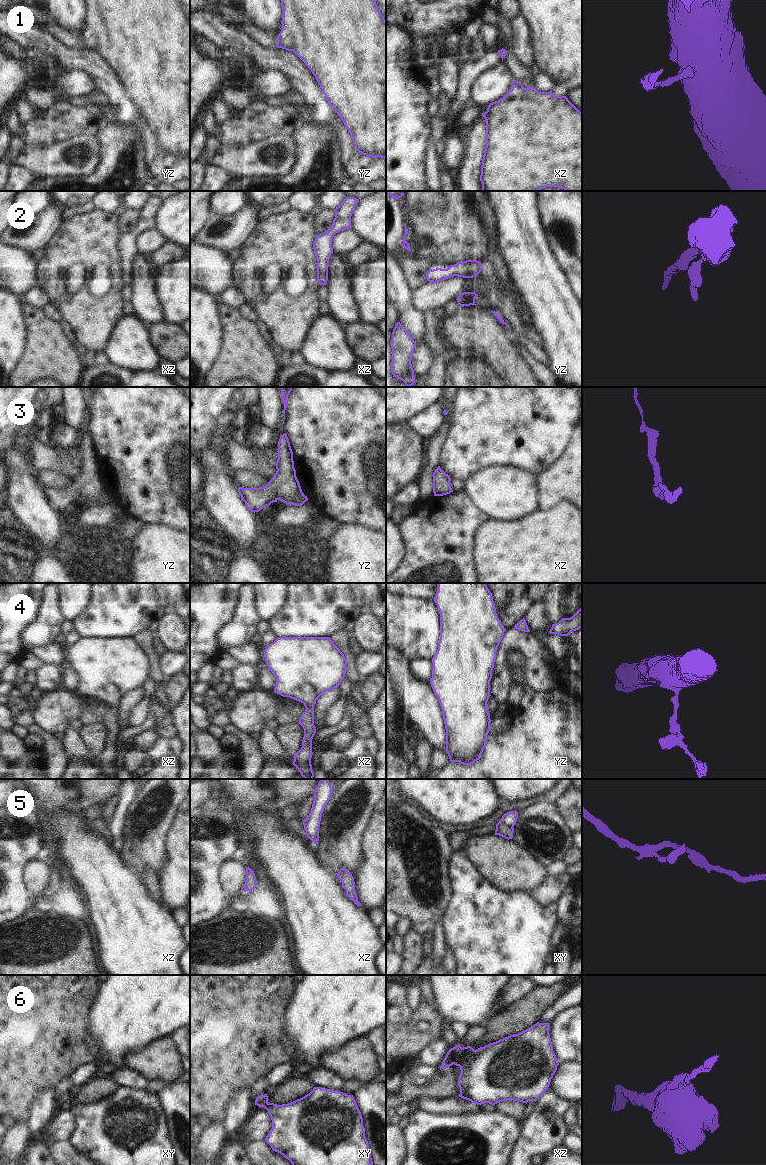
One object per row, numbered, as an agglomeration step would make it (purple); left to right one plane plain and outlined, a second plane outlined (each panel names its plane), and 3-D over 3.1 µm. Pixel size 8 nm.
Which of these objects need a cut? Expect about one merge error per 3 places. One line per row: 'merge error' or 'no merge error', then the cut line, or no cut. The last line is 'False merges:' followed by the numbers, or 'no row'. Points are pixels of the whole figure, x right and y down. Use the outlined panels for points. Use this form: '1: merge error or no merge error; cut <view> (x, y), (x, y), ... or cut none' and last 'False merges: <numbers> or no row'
1: no merge error; cut none
2: no merge error; cut none
3: no merge error; cut none
4: no merge error; cut none
5: merge error; cut xy (500, 820), (512, 827)
6: merge error; cut xz (462, 1048), (453, 1063)
False merges: 5, 6

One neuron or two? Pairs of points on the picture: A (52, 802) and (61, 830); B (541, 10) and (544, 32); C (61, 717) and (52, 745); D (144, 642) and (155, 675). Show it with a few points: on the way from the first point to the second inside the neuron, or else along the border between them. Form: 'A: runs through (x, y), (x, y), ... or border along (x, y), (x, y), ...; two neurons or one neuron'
A: runs through (59, 809), (61, 823); one neuron
B: runs through (544, 15), (544, 27); one neuron
C: border along (34, 719), (39, 726), (52, 735); two neurons
D: runs through (150, 650), (155, 659), (155, 667); one neuron

